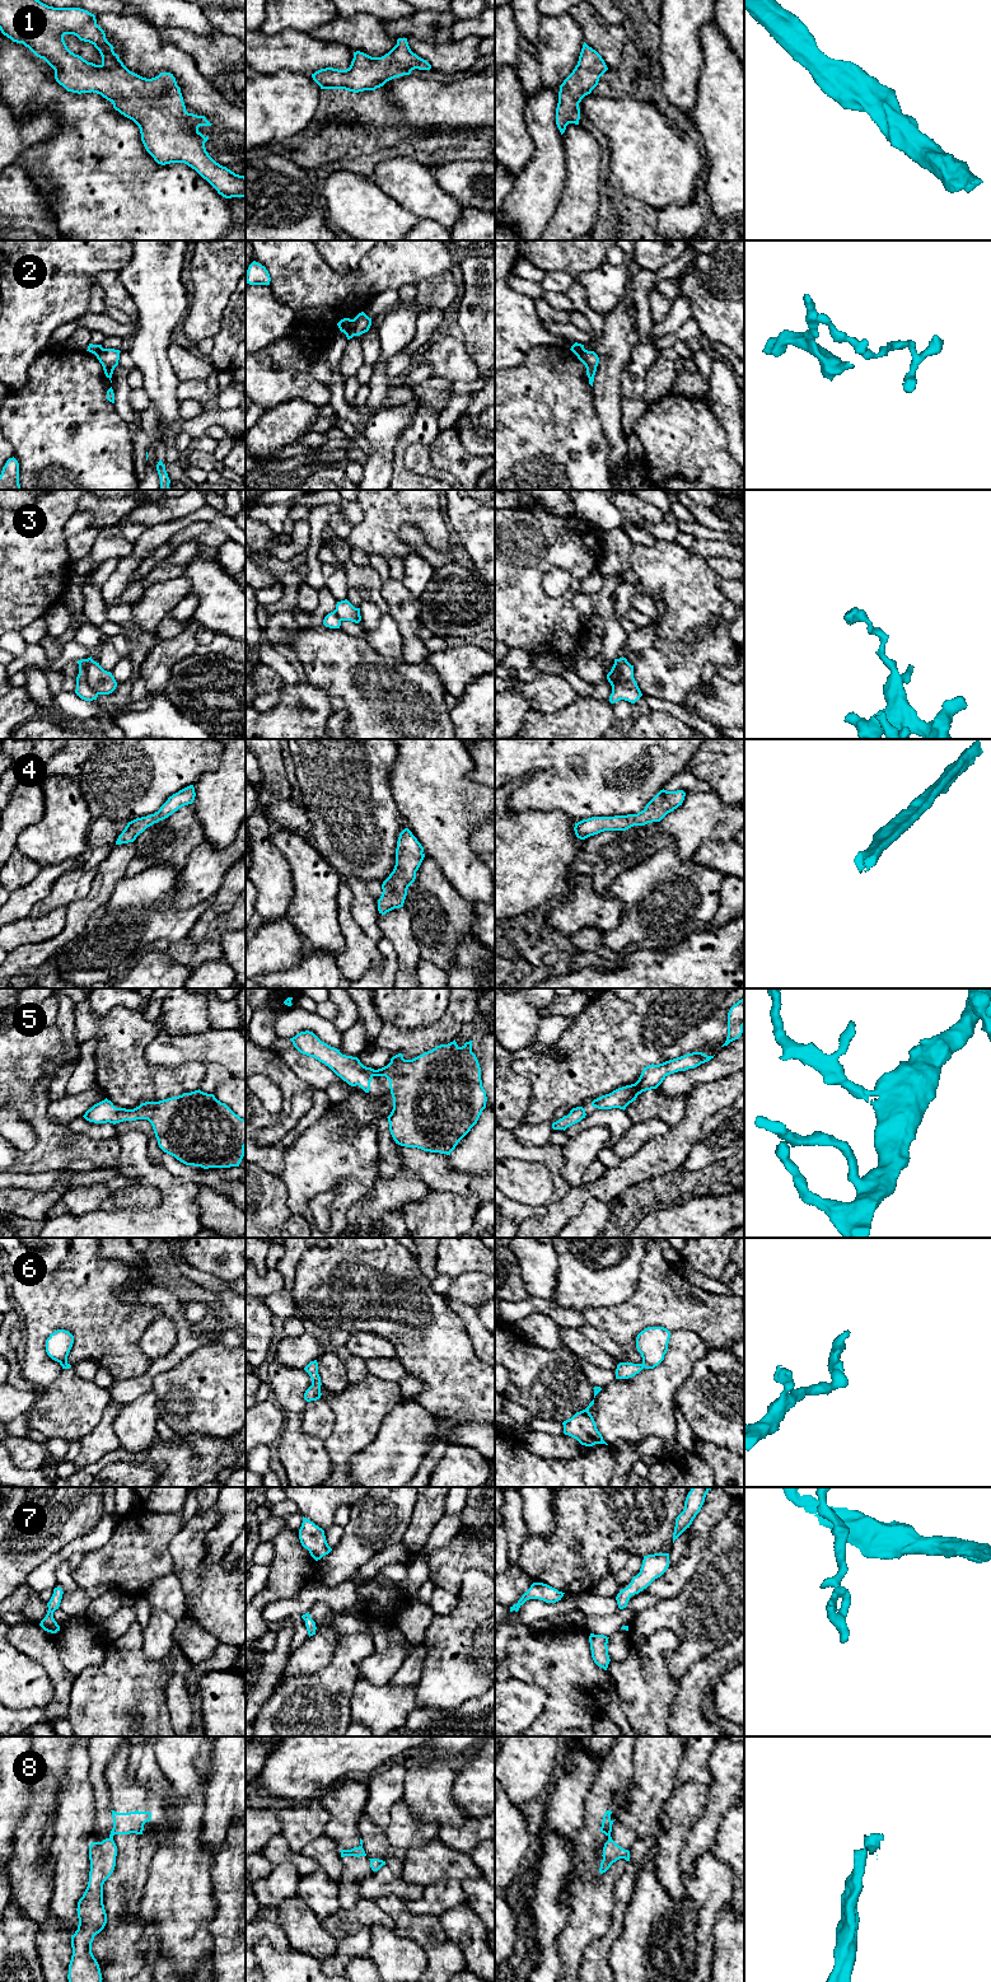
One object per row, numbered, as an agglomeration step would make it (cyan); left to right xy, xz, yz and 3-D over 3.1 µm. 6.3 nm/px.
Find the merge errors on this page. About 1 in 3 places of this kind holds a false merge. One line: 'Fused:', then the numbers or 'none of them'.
Fused: 2, 3, 8

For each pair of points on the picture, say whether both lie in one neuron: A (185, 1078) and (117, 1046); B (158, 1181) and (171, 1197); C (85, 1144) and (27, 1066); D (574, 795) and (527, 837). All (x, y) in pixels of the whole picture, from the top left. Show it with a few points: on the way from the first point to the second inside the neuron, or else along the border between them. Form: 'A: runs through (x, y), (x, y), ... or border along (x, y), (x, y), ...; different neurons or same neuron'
A: runs through (168, 1079), (150, 1079), (134, 1062); same neuron
B: runs through (162, 1185), (171, 1193); same neuron
C: runs through (57, 1149), (48, 1140), (48, 1132), (28, 1094); same neuron
D: border along (527, 808), (562, 812), (575, 822); different neurons

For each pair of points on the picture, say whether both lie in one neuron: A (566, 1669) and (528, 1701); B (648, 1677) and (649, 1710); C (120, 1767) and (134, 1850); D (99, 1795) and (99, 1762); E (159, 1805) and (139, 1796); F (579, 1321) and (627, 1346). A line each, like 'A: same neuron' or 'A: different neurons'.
A: different neurons
B: same neuron
C: same neuron
D: same neuron
E: same neuron
F: different neurons

